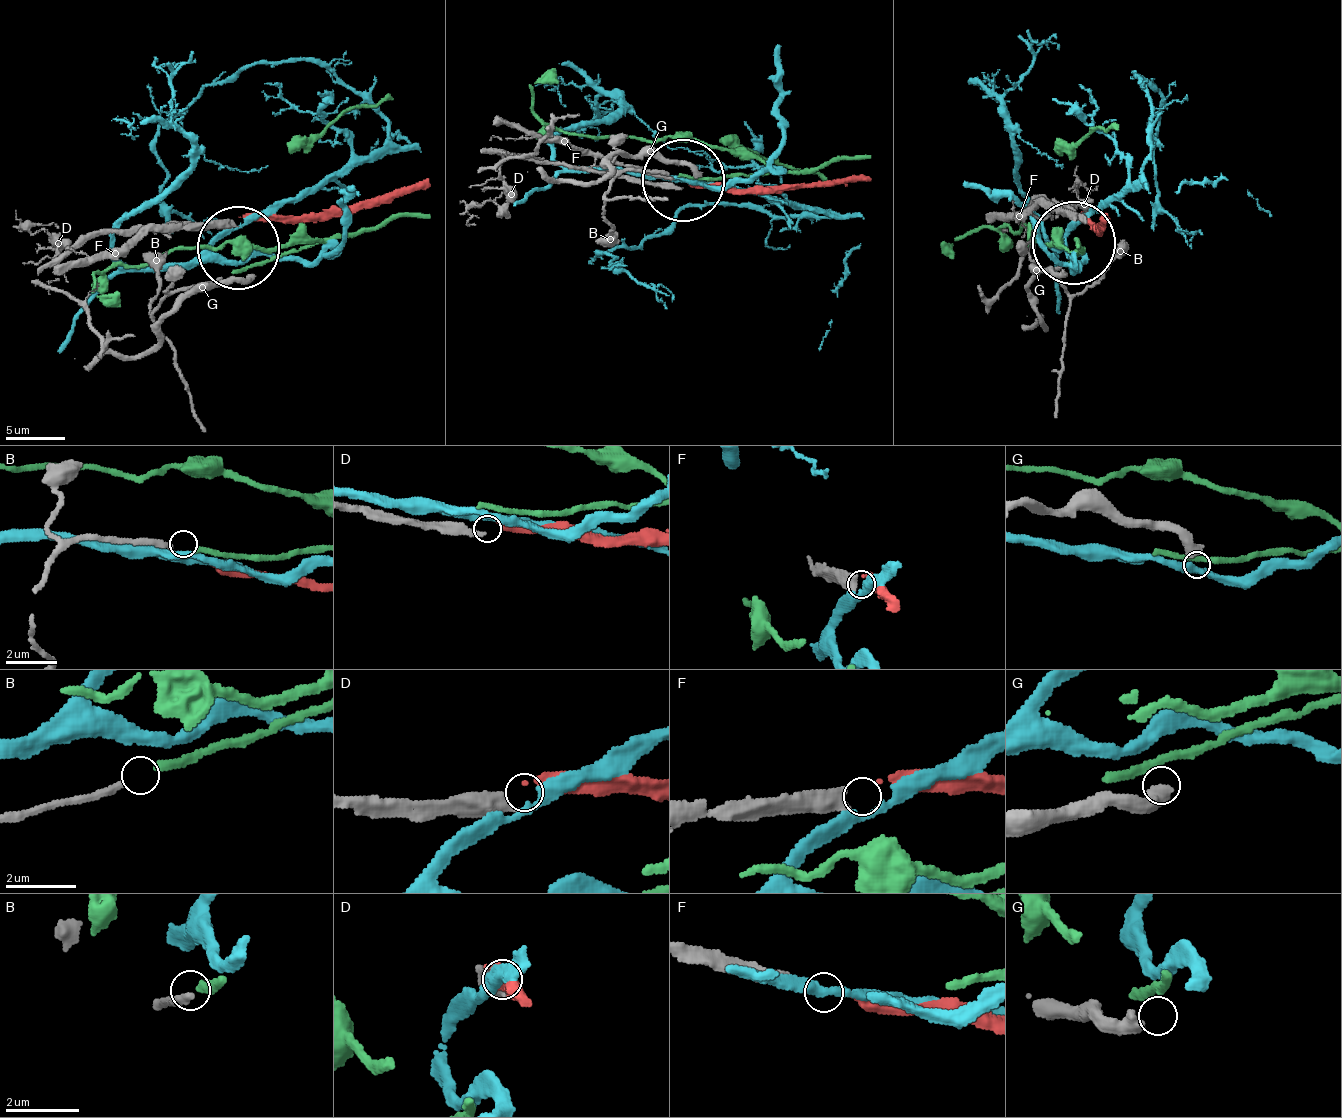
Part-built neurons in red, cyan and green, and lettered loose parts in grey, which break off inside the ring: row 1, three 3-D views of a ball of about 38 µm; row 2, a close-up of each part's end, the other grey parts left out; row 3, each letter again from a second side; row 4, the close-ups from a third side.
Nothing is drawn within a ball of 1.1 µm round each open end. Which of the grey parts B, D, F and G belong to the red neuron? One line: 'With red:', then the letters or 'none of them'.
With red: F

